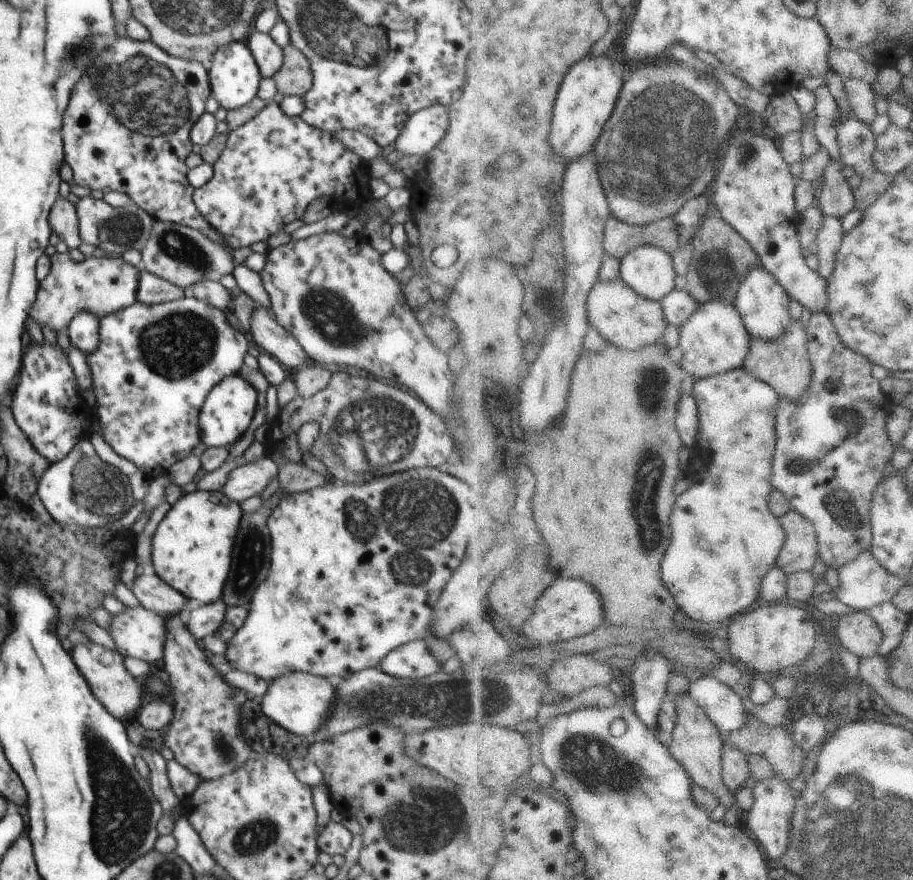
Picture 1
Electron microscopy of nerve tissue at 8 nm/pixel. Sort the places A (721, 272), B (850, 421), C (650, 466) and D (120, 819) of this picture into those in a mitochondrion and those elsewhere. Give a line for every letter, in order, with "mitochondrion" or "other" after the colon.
A: mitochondrion
B: mitochondrion
C: mitochondrion
D: mitochondrion

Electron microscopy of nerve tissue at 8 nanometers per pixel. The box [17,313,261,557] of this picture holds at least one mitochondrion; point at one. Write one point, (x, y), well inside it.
(96, 492)

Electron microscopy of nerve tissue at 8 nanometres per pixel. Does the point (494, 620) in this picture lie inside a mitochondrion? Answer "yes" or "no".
no

